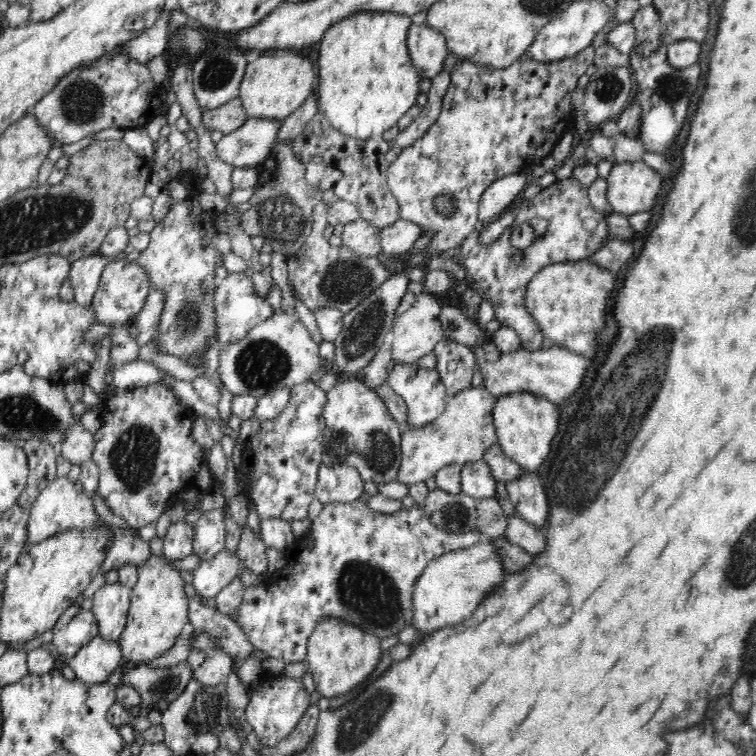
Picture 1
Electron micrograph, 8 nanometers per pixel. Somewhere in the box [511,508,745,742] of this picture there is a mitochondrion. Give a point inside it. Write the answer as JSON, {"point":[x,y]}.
{"point":[717,711]}

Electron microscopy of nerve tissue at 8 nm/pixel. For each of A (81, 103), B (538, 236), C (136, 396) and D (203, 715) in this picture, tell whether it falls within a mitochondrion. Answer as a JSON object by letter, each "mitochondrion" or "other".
{"A":"mitochondrion","B":"other","C":"other","D":"mitochondrion"}

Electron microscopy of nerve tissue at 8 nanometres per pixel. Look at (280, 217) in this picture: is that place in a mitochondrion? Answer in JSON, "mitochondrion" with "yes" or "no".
{"mitochondrion":"yes"}

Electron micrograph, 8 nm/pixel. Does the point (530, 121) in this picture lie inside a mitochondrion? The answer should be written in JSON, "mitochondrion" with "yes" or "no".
{"mitochondrion":"no"}

